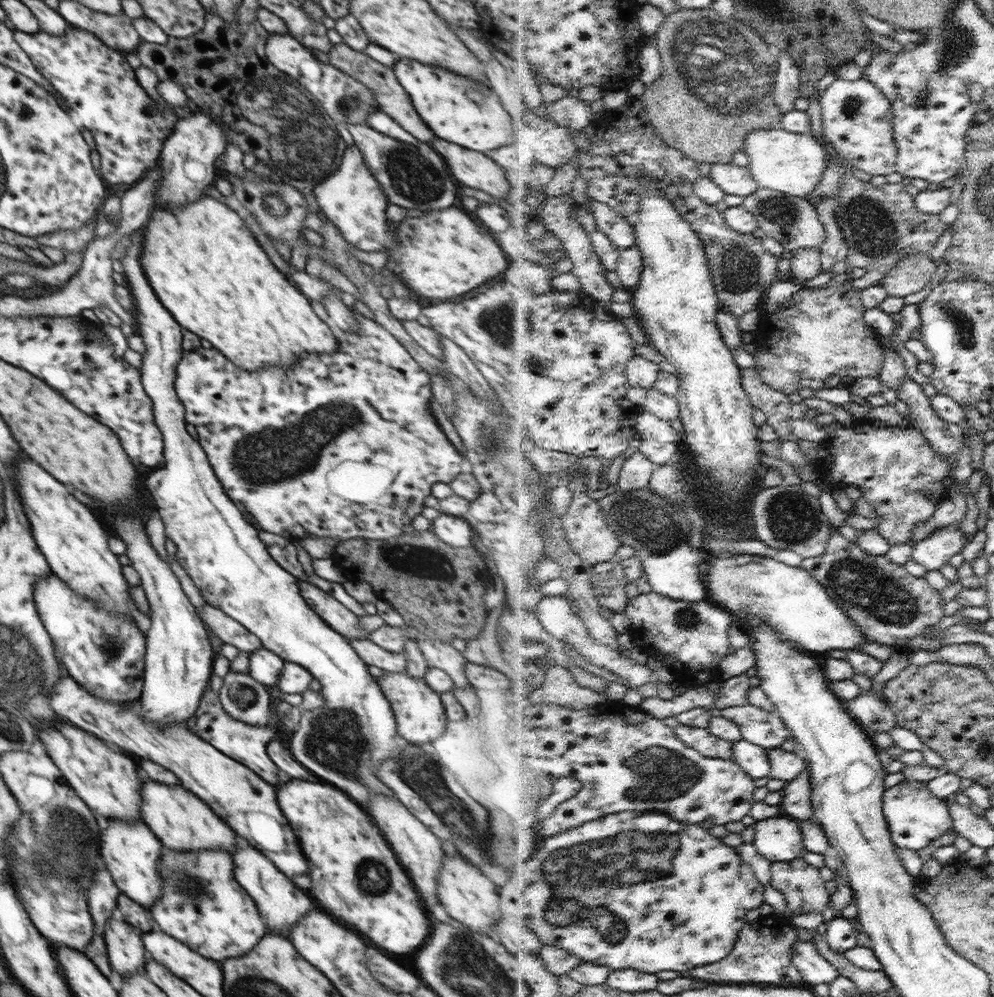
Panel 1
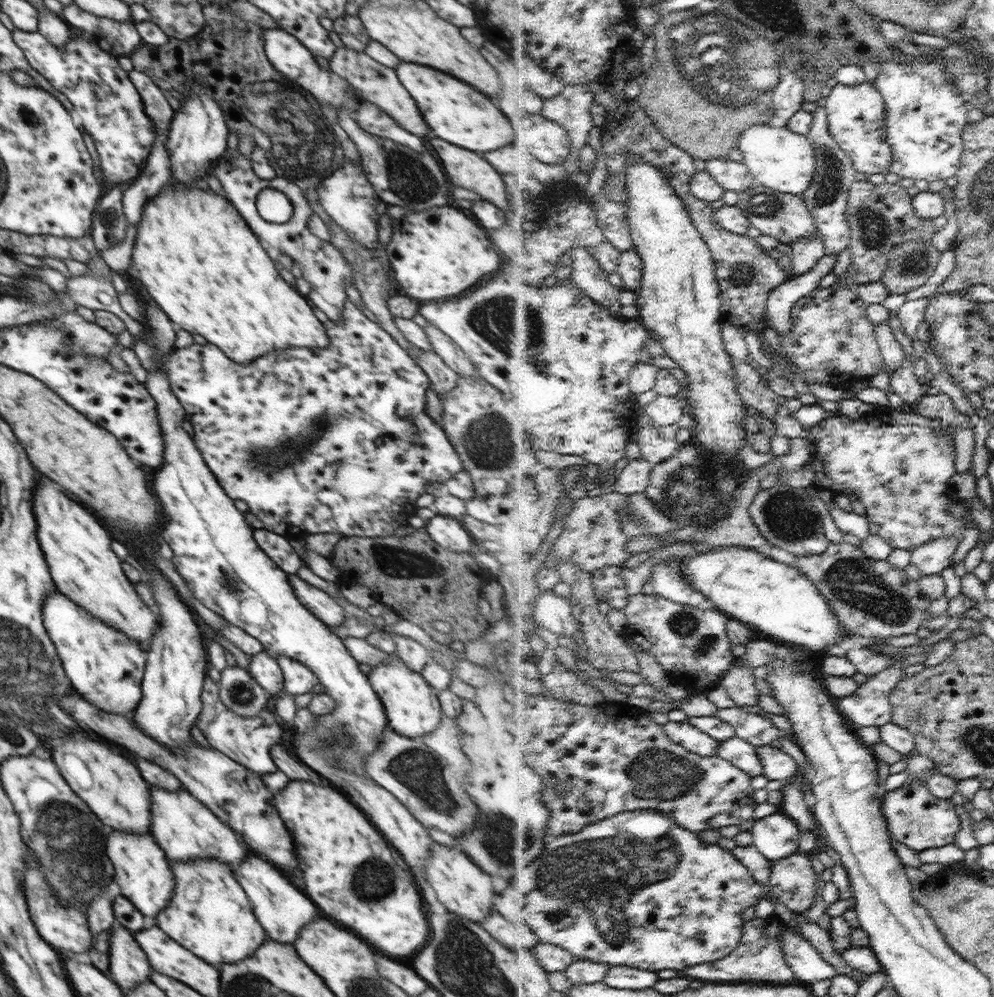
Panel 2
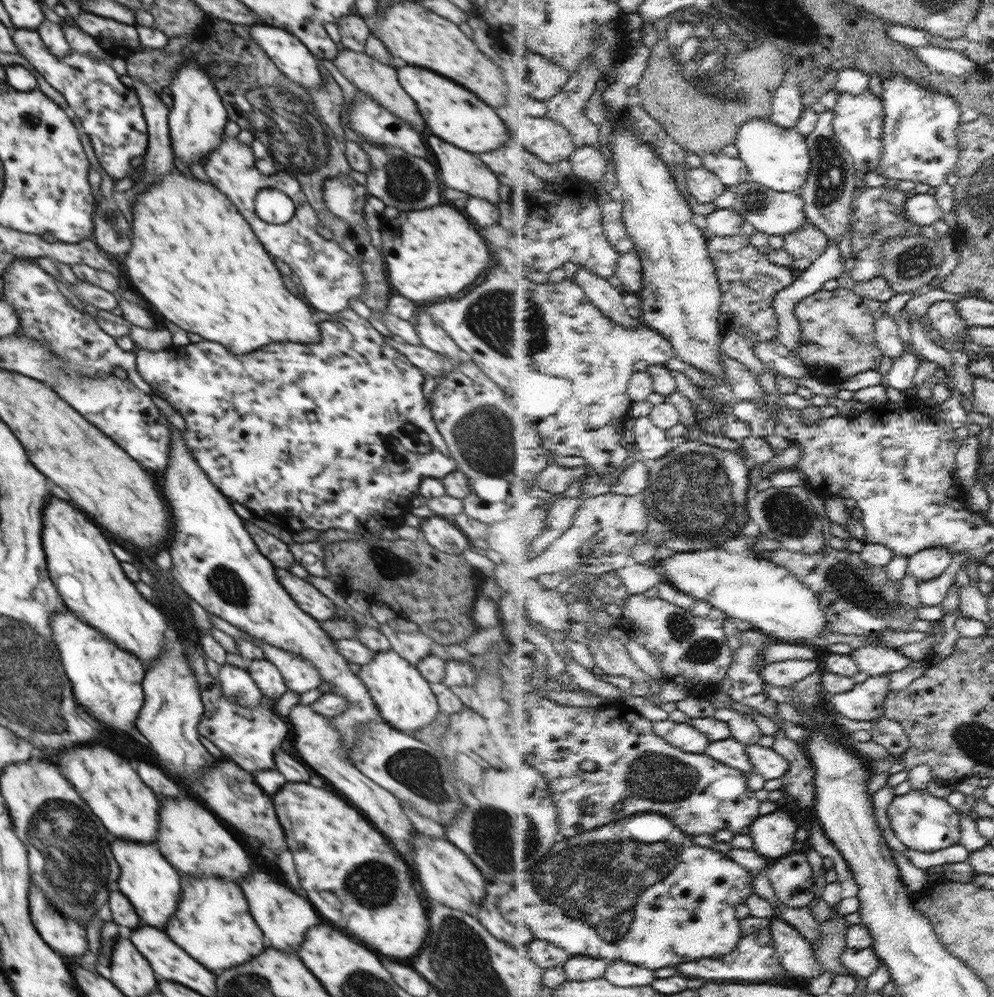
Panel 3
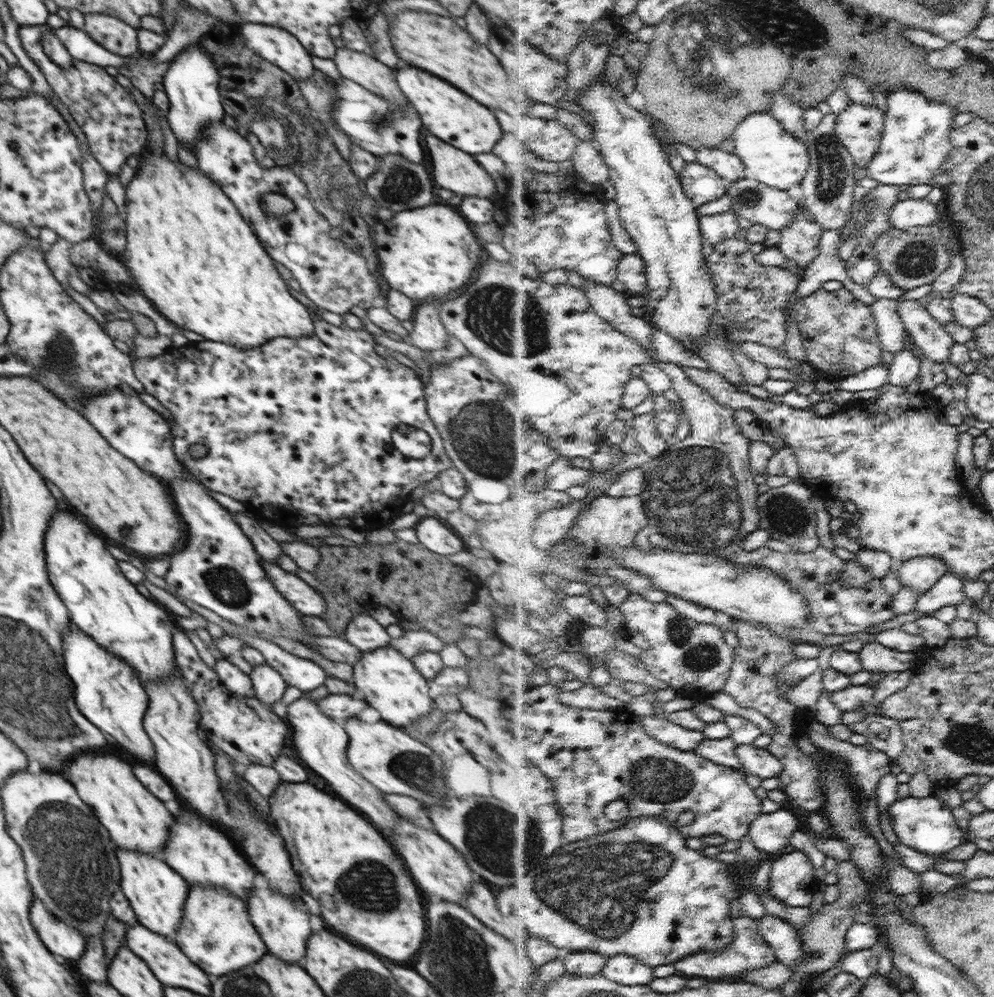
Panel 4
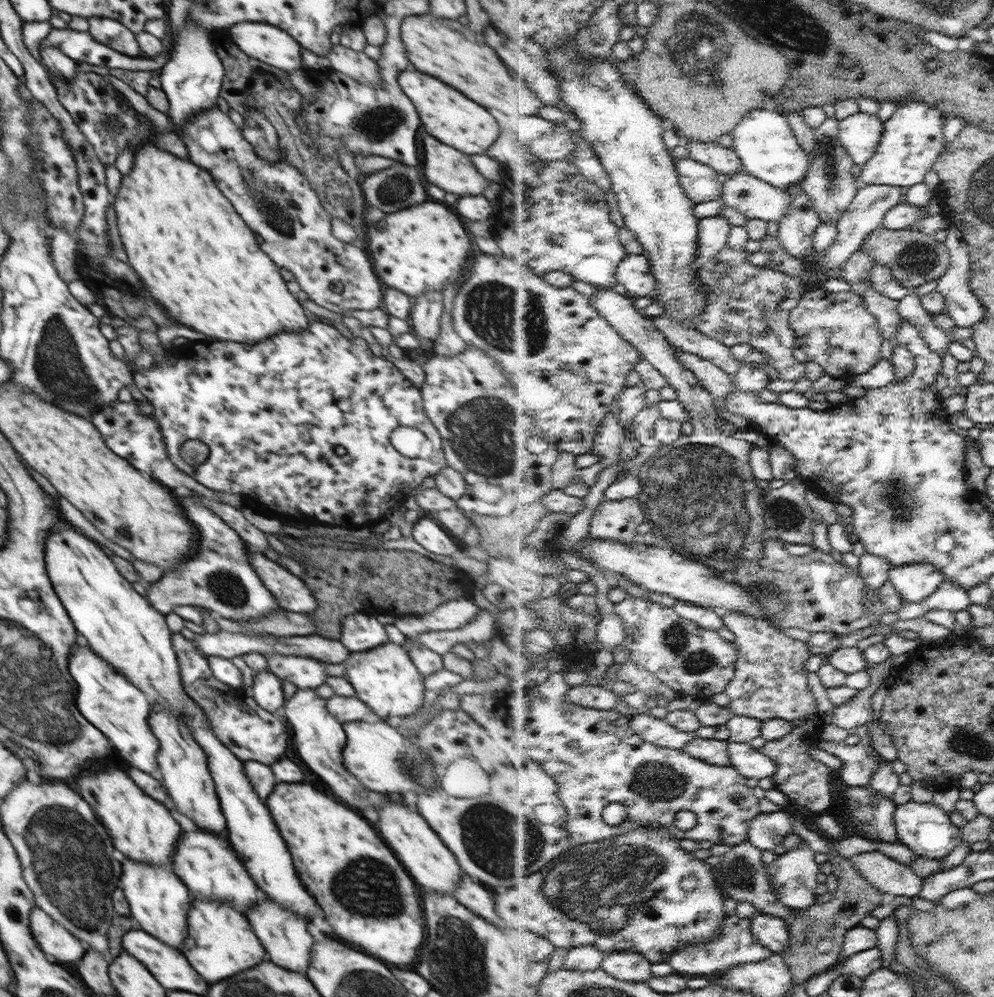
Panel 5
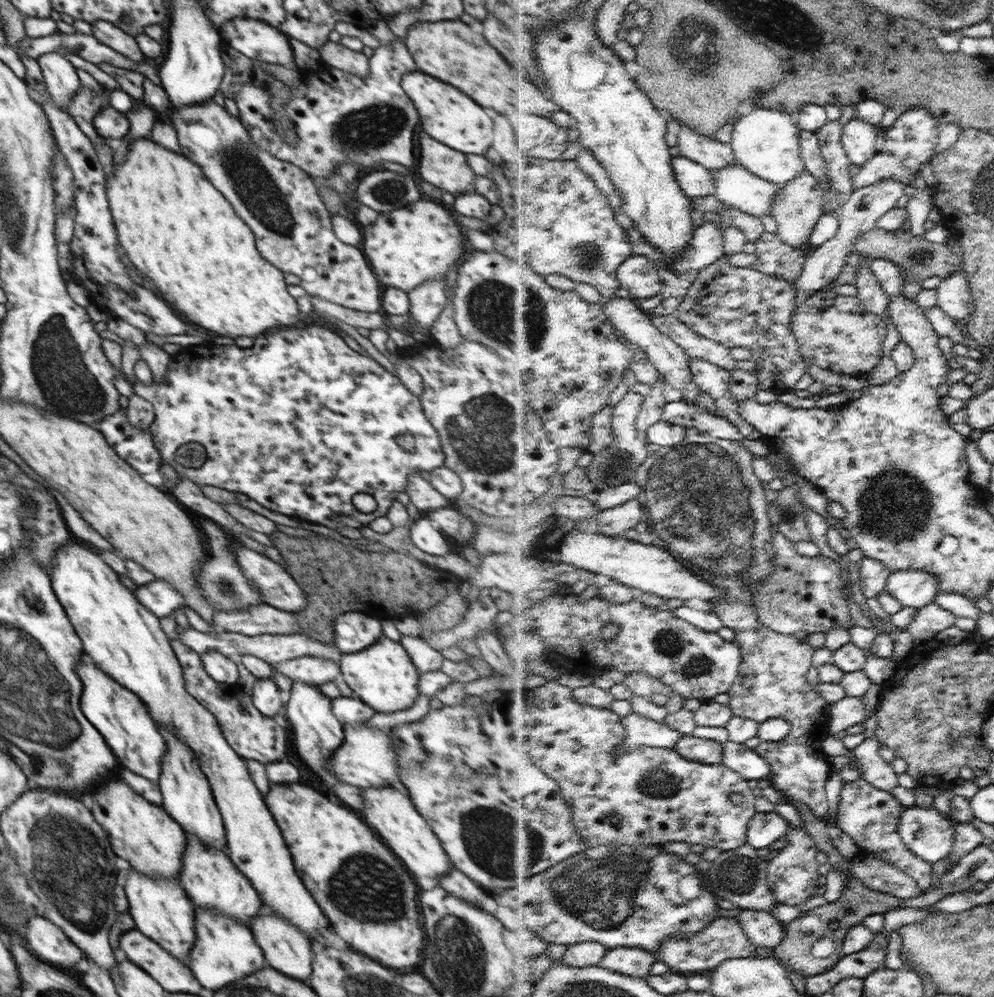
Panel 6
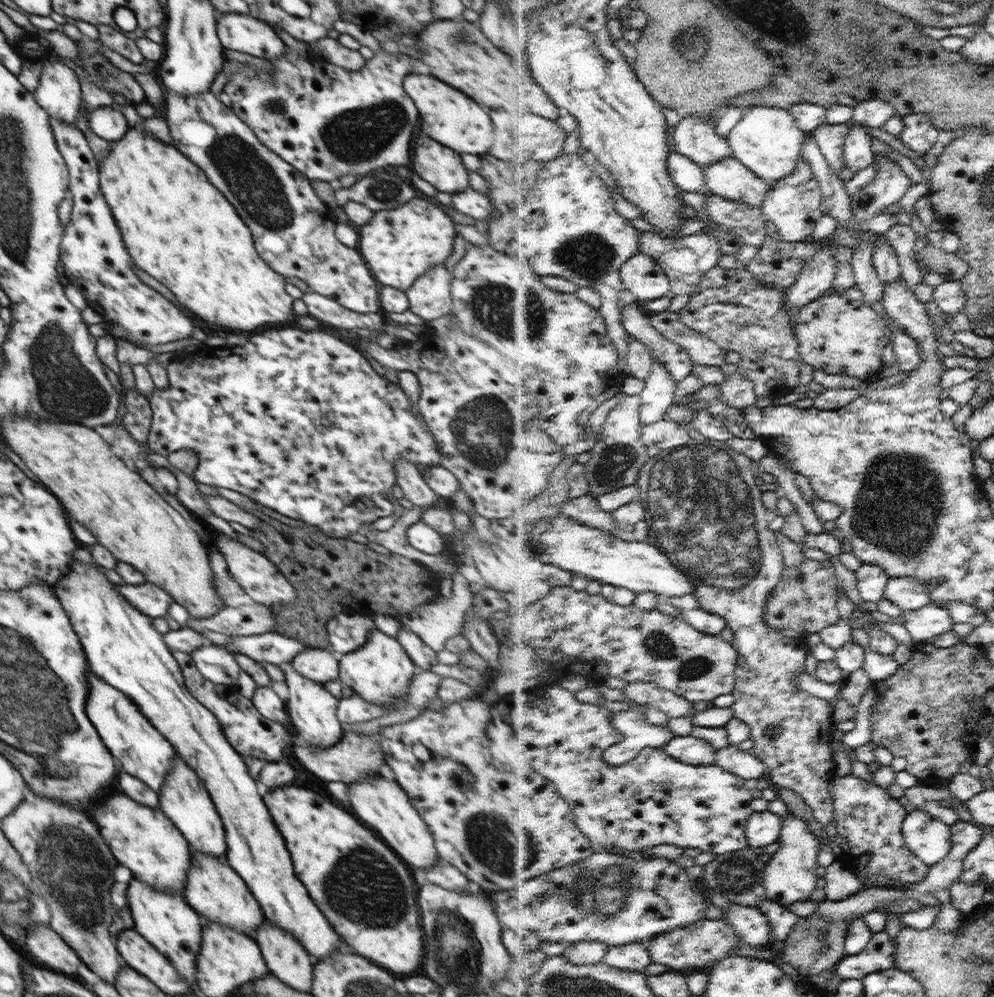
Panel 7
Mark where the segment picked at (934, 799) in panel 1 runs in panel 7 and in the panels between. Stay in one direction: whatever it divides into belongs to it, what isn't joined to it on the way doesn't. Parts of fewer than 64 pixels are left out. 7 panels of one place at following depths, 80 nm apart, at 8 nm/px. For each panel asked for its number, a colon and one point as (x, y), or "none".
2: (917, 818)
3: (924, 822)
4: (928, 824)
5: (927, 829)
6: (928, 832)
7: (931, 839)

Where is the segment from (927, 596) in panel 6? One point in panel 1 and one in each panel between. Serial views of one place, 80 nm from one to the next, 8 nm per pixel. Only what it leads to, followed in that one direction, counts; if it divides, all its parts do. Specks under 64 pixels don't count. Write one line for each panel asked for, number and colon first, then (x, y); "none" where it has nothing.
1: (942, 548)
2: (934, 558)
3: (932, 563)
4: (921, 574)
5: (918, 581)

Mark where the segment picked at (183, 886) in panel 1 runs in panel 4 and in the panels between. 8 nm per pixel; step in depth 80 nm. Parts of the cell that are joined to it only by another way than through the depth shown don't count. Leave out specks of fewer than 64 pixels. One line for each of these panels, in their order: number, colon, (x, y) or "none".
2: (209, 913)
3: (212, 922)
4: (216, 932)

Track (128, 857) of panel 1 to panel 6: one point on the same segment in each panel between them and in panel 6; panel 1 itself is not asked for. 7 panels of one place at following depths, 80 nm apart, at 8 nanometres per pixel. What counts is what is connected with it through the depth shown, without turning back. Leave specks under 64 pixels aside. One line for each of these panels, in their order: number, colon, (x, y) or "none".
2: (142, 874)
3: (152, 885)
4: (157, 893)
5: (158, 899)
6: (161, 909)

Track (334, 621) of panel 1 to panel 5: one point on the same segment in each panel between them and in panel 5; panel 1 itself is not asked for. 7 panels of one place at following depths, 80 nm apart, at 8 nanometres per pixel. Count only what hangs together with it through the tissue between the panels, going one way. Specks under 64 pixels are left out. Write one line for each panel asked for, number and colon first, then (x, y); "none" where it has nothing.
2: (315, 600)
3: (309, 599)
4: (308, 601)
5: (291, 593)

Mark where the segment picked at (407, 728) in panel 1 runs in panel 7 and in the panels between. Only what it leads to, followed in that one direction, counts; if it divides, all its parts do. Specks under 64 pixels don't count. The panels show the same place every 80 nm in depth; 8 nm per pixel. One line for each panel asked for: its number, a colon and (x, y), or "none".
2: (412, 706)
3: (405, 701)
4: (388, 681)
5: (385, 678)
6: (383, 676)
7: (380, 671)

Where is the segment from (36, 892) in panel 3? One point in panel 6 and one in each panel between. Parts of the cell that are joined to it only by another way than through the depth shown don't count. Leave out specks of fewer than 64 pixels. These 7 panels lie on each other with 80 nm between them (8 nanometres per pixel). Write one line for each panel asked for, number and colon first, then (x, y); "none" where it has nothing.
4: (60, 939)
5: (55, 941)
6: (47, 941)

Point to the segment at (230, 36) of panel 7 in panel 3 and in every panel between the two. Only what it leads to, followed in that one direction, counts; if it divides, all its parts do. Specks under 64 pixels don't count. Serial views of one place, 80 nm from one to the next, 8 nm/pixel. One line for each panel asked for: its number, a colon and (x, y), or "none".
3: (285, 50)
4: (278, 46)
5: (272, 45)
6: (256, 39)

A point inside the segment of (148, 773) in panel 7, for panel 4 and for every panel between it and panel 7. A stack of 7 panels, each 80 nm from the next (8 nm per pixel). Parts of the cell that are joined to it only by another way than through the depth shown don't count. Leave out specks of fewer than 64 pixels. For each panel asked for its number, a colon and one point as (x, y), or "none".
4: (105, 690)
5: (119, 709)
6: (121, 717)

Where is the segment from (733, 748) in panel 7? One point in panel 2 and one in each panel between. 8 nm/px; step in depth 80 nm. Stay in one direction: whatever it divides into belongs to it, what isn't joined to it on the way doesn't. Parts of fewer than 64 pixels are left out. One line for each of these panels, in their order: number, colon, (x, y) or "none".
2: (779, 765)
3: (768, 762)
4: (761, 762)
5: (753, 763)
6: (749, 762)

